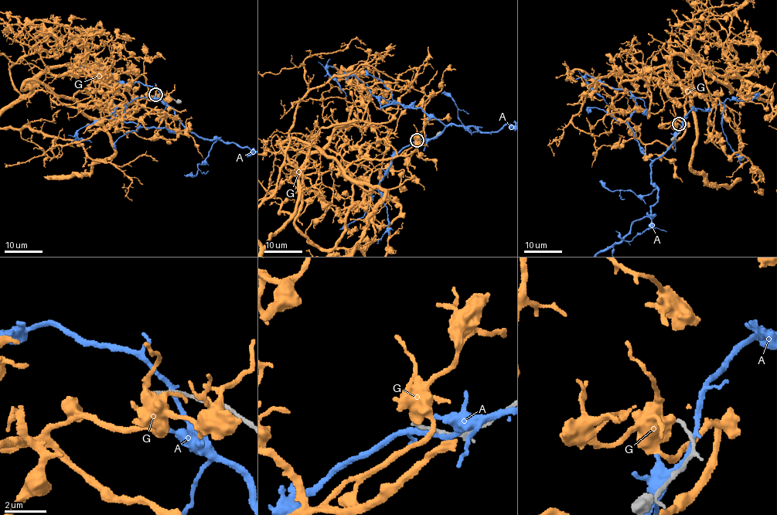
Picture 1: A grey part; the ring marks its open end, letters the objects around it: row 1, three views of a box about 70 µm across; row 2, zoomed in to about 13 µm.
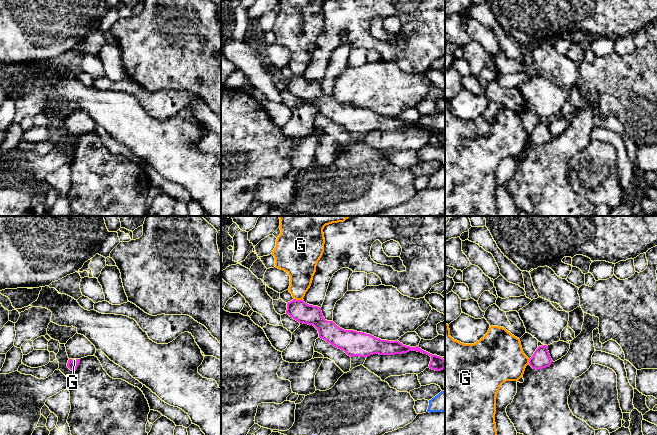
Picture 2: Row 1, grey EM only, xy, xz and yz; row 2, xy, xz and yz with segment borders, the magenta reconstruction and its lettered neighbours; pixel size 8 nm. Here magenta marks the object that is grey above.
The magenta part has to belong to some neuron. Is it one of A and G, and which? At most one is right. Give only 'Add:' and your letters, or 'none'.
Add: none

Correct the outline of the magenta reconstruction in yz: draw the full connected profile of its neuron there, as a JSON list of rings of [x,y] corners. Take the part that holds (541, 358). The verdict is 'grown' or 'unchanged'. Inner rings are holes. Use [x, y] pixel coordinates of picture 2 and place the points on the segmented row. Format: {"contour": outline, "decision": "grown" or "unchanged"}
{"contour": [[[547,345],[539,346],[529,359],[529,365],[536,370],[549,367],[552,362]]], "decision": "unchanged"}

